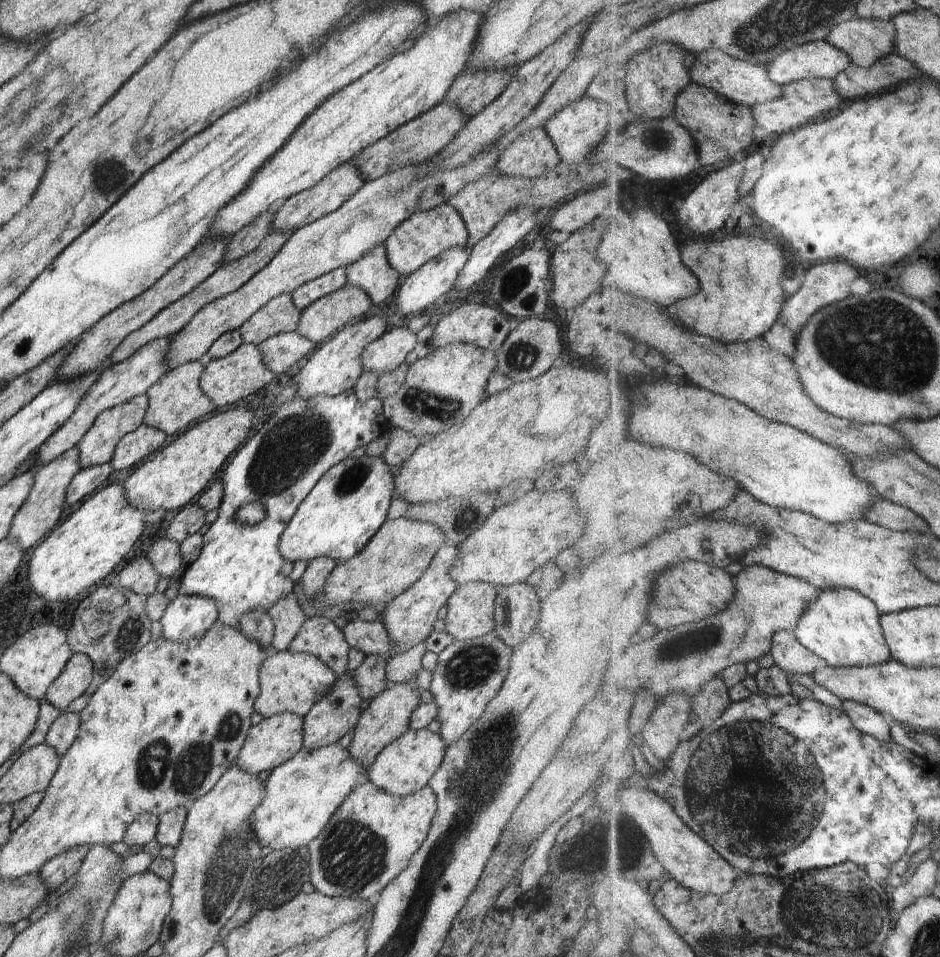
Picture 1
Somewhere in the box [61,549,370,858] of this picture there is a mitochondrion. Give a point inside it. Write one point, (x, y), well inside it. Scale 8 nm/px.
(185, 770)

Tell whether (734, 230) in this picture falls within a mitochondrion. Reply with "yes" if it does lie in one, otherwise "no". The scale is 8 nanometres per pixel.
no

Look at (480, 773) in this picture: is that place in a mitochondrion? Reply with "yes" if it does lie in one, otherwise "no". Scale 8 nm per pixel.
yes

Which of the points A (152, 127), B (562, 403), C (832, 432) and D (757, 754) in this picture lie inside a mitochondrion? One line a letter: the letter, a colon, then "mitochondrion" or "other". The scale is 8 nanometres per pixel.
A: other
B: other
C: other
D: mitochondrion

